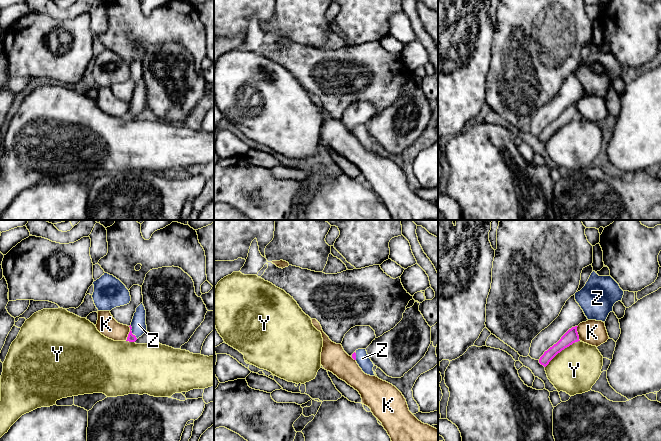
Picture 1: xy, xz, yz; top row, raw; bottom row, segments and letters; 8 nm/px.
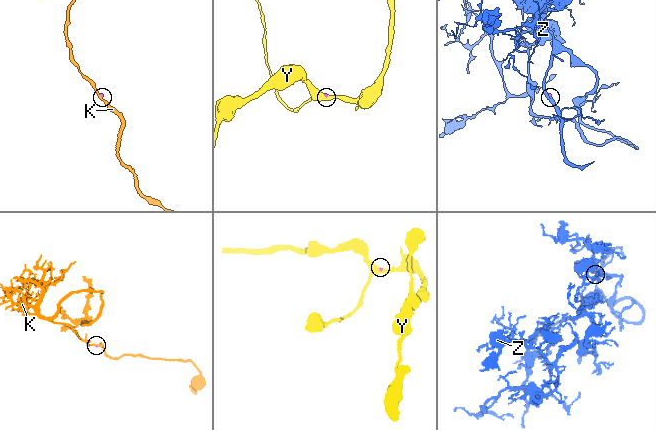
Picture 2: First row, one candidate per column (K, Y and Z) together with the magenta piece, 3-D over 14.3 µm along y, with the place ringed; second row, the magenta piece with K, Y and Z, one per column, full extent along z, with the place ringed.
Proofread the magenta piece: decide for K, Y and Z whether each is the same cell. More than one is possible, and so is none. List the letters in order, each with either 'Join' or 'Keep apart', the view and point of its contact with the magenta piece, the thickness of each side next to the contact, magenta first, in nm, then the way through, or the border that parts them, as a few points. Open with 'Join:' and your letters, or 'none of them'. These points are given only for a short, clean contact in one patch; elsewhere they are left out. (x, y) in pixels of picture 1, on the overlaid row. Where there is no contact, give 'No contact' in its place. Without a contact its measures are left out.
Join: Z
K: Keep apart. Touches magenta at xy (129, 333). Thickness 60 nm (magenta) against 160 nm. Boundary: xy (129, 326), (129, 332), (125, 340)
Y: Keep apart. Touches magenta at yz (561, 350). Thickness 110 nm (magenta) against 380 nm. Boundary: yz (579, 340), (562, 349), (545, 367)
Z: Join. Touches magenta at xy (131, 332). Thickness 60 nm (magenta) against 120 nm. Path across: xy (131, 338), (131, 332), (138, 324)

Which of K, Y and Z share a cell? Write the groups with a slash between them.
K / Y / Z

